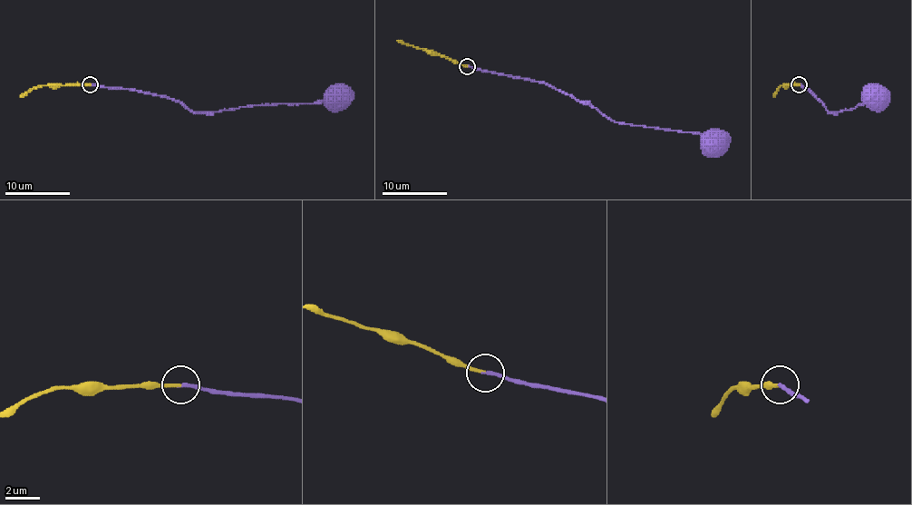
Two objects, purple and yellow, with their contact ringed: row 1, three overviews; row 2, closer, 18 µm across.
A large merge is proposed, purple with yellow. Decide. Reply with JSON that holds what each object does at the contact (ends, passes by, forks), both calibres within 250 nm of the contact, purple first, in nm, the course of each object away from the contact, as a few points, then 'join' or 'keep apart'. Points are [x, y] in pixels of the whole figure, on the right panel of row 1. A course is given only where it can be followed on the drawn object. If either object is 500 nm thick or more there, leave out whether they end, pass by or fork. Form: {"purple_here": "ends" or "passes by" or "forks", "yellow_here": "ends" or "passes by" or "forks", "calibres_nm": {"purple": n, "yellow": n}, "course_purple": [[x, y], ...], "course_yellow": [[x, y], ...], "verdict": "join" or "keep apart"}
{"purple_here": "ends", "yellow_here": "ends", "calibres_nm": {"purple": 200, "yellow": 190}, "course_purple": [[800, 83], [829, 111], [871, 101], [877, 97]], "course_yellow": [[800, 83], [781, 85], [773, 97]], "verdict": "join"}

